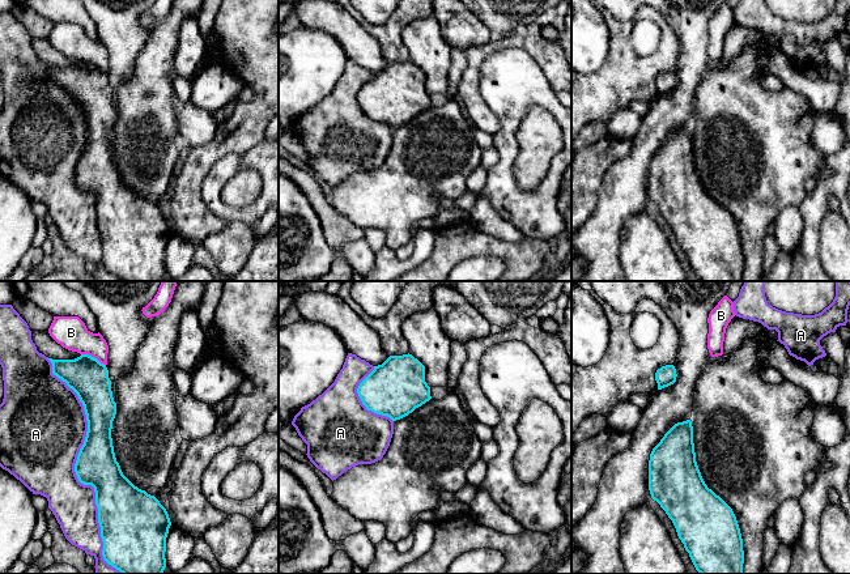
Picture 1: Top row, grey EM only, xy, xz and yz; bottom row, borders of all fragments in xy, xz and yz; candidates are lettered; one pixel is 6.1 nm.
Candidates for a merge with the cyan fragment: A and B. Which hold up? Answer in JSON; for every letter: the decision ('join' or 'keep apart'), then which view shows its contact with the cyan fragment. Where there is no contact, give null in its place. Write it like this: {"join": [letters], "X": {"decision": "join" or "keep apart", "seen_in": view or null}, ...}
{"join": [], "A": {"decision": "keep apart", "seen_in": "xy"}, "B": {"decision": "keep apart", "seen_in": "xy"}}

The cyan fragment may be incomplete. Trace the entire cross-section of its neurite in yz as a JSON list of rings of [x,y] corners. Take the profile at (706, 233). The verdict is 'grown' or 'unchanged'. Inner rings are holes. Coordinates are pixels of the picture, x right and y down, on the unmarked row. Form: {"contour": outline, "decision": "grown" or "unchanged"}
{"contour": [[[690,127],[675,131],[653,156],[649,197],[672,228],[700,281],[743,281],[736,224],[701,183]]], "decision": "unchanged"}

